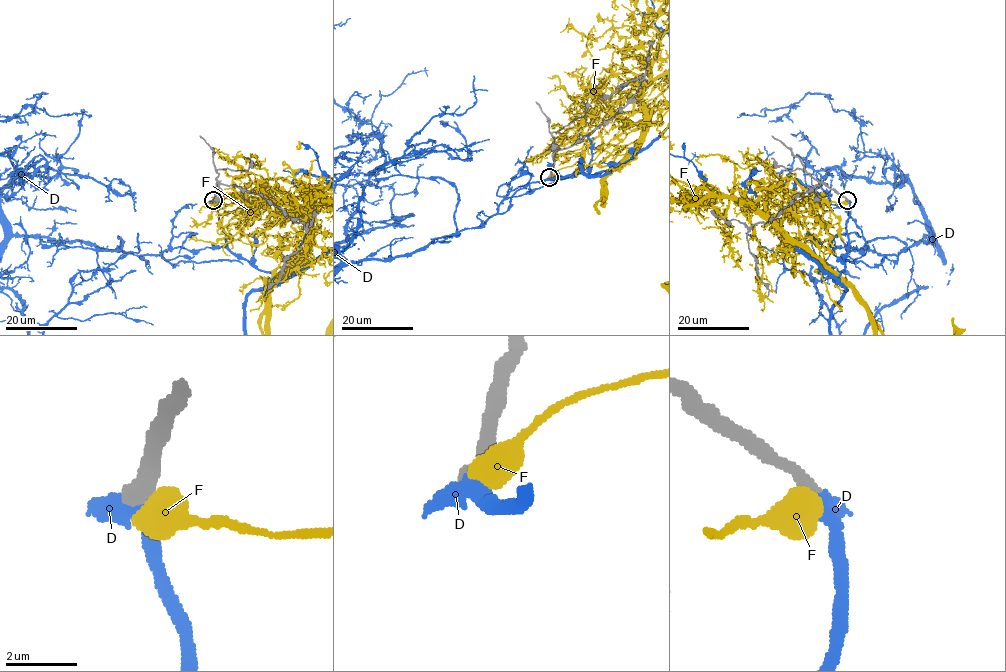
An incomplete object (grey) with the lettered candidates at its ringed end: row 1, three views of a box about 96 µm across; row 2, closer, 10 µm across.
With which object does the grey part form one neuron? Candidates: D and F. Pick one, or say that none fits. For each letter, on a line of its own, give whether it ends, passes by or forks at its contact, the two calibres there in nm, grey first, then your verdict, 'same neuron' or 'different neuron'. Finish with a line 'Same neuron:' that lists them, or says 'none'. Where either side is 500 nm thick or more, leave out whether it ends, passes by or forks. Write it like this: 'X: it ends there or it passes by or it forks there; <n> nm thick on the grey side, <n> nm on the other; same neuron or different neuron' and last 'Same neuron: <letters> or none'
D: 550 nm thick on the grey side, 480 nm on the other; same neuron
F: 550 nm thick on the grey side, 750 nm on the other; different neuron
Same neuron: D

